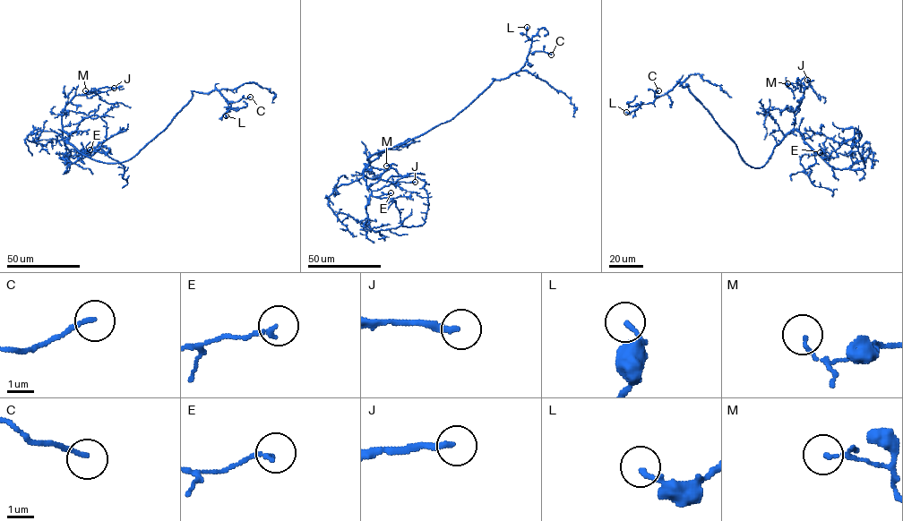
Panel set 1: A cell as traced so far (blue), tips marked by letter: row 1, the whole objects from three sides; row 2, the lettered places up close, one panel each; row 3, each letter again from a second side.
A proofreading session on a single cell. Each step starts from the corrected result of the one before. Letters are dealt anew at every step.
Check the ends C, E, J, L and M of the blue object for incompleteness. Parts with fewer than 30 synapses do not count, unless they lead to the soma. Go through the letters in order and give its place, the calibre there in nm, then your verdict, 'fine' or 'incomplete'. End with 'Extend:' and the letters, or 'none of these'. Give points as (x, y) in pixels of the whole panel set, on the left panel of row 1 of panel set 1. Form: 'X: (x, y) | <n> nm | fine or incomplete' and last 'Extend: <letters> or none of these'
C: (250, 97) | 150 nm | fine
E: (90, 149) | 160 nm | fine
J: (114, 88) | 240 nm | incomplete
L: (226, 115) | 170 nm | fine
M: (85, 90) | 120 nm | fine
Extend: J

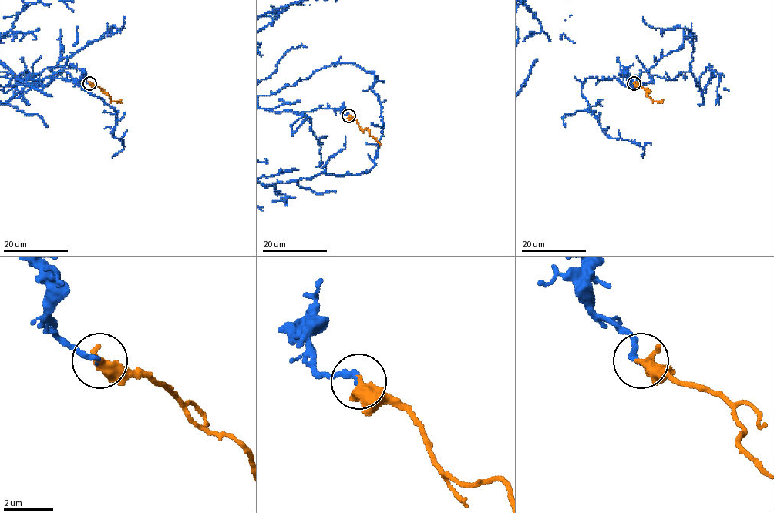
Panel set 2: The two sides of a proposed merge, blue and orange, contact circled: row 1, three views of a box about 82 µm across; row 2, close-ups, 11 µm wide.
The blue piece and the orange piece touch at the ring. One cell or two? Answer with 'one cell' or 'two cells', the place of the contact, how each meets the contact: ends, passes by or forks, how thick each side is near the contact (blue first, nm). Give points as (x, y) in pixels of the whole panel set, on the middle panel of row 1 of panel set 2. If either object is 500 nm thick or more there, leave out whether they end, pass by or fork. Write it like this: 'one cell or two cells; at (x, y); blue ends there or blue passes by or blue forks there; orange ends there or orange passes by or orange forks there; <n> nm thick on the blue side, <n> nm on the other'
one cell; at (348, 115); 220 nm thick on the blue side, 500 nm on the other

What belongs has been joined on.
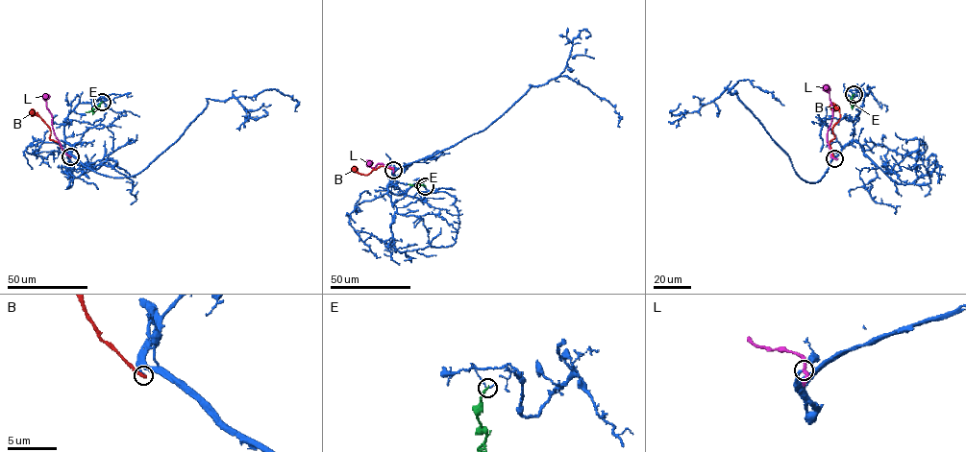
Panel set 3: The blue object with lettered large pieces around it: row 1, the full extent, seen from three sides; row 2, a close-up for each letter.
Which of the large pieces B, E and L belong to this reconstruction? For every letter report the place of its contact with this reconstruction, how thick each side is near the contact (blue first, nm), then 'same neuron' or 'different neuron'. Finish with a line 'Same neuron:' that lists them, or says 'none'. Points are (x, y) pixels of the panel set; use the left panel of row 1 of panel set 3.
B: contact (70, 156); calibres 260 and 170 nm; same neuron
E: contact (102, 102); calibres 150 and 180 nm; different neuron
L: contact (70, 156); calibres 240 and 240 nm; different neuron
Same neuron: B

